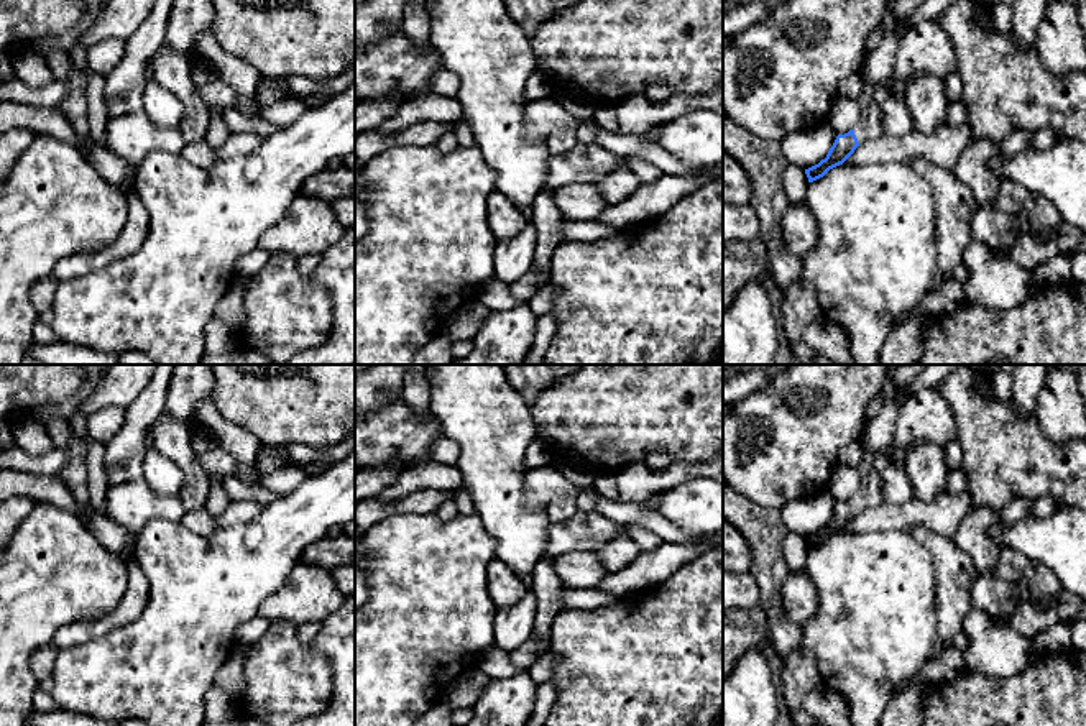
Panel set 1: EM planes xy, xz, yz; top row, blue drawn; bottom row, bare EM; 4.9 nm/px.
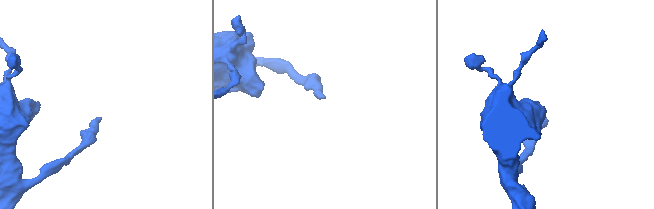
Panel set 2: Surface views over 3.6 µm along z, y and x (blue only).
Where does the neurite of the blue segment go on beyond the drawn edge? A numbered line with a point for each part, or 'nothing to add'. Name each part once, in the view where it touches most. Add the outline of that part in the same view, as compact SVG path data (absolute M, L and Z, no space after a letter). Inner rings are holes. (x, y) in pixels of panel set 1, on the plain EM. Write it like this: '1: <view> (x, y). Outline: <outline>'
1: yz (868, 496). Outline: M863 448L863 460L858 466L861 473L861 488L853 496L859 512L882 504L879 471L874 466L876 458L877 455Z

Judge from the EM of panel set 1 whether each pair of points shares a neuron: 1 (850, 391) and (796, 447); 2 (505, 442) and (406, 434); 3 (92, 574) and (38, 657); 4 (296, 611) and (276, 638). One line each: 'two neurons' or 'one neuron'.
1: one neuron
2: two neurons
3: two neurons
4: two neurons

